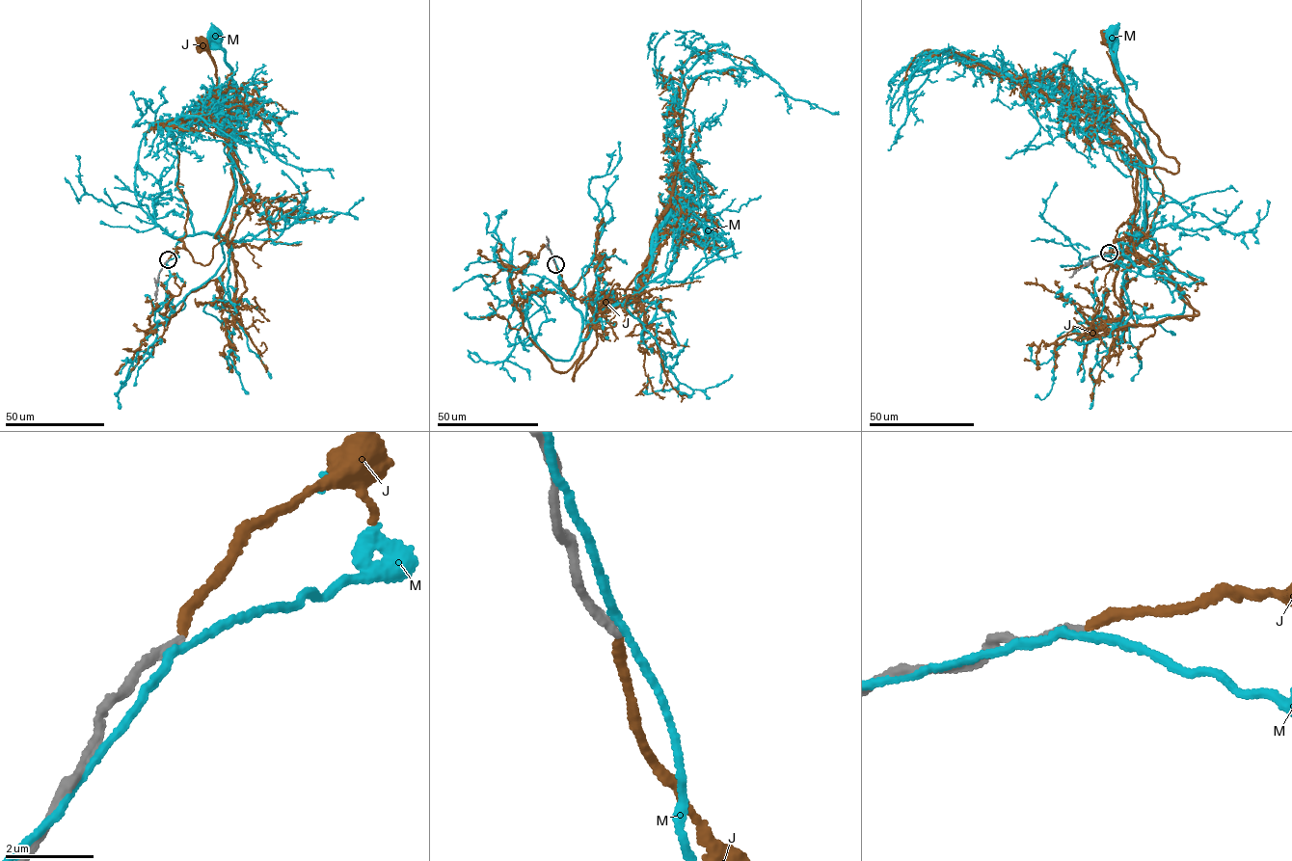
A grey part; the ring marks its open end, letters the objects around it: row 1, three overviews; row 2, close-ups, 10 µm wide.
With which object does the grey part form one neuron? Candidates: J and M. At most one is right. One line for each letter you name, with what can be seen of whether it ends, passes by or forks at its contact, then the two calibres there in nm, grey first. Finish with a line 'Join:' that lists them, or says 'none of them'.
J: it ends | 200/220 nm
Join: J

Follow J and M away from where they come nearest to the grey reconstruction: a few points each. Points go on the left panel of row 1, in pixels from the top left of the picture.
J: (168, 259), (179, 247), (209, 262), (233, 184), (227, 141), (235, 138), (216, 128), (215, 65), (202, 43)
M: (168, 260), (180, 238), (226, 239), (215, 236), (234, 193), (228, 130), (240, 102), (214, 35)

